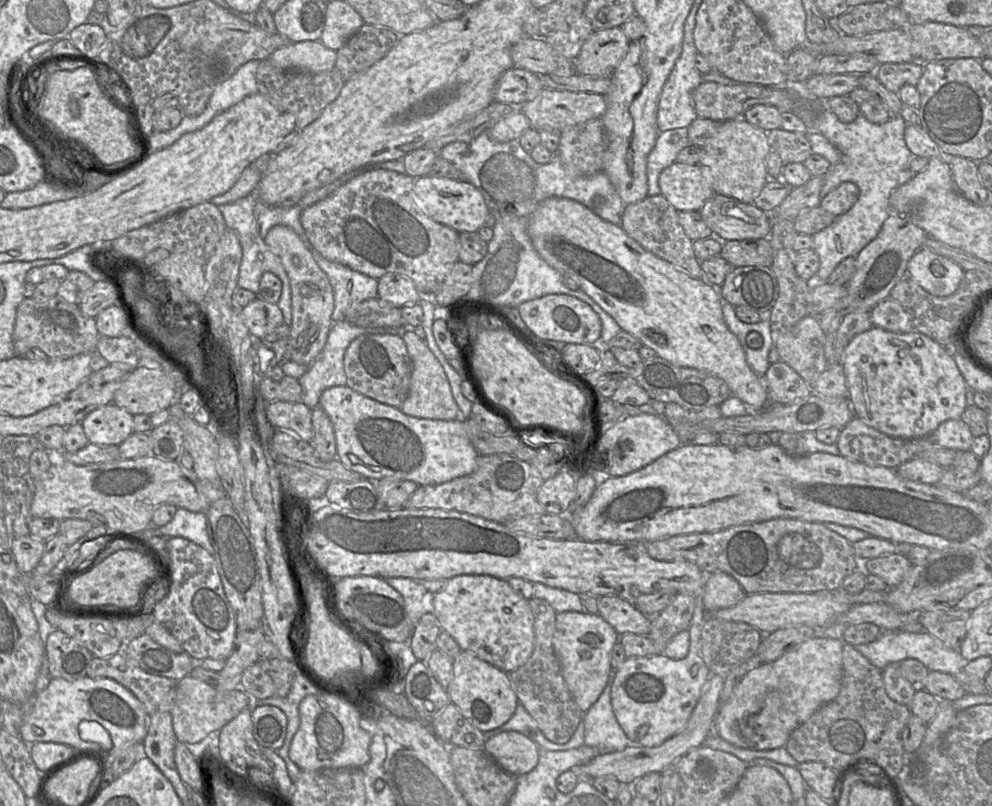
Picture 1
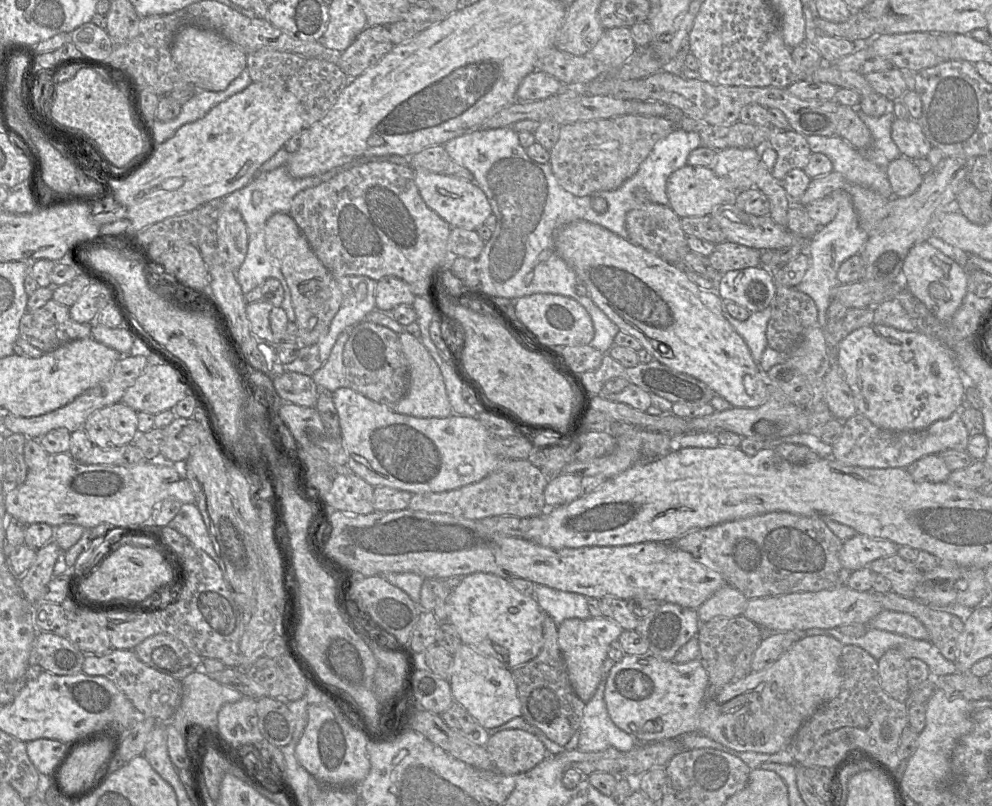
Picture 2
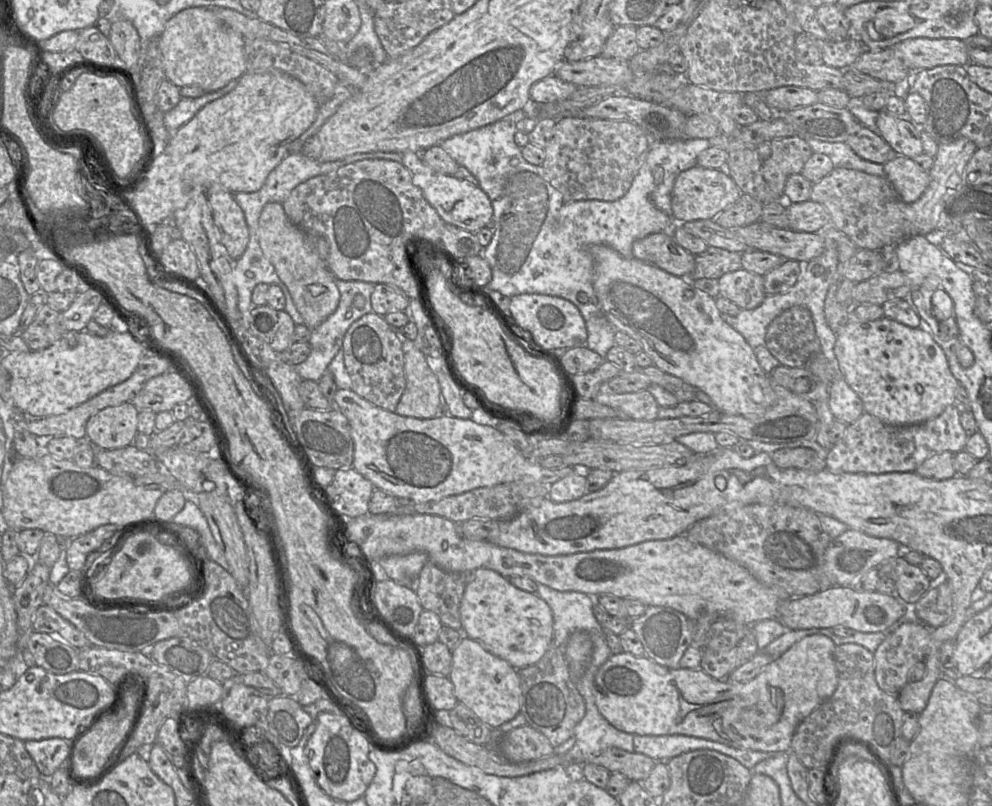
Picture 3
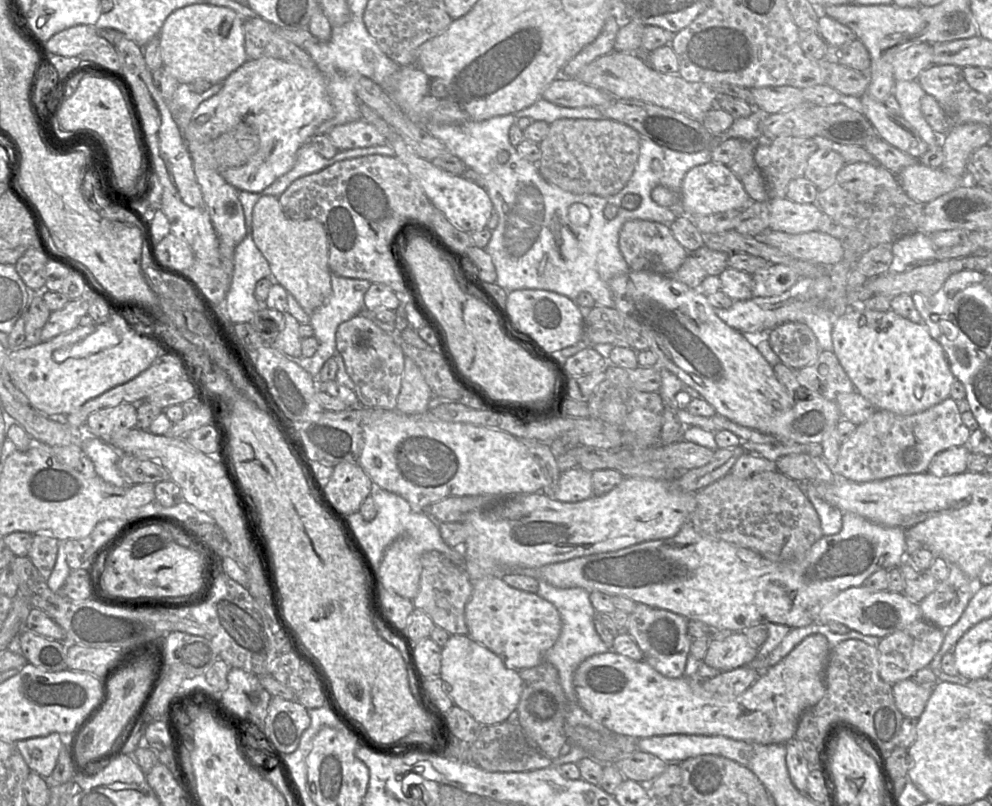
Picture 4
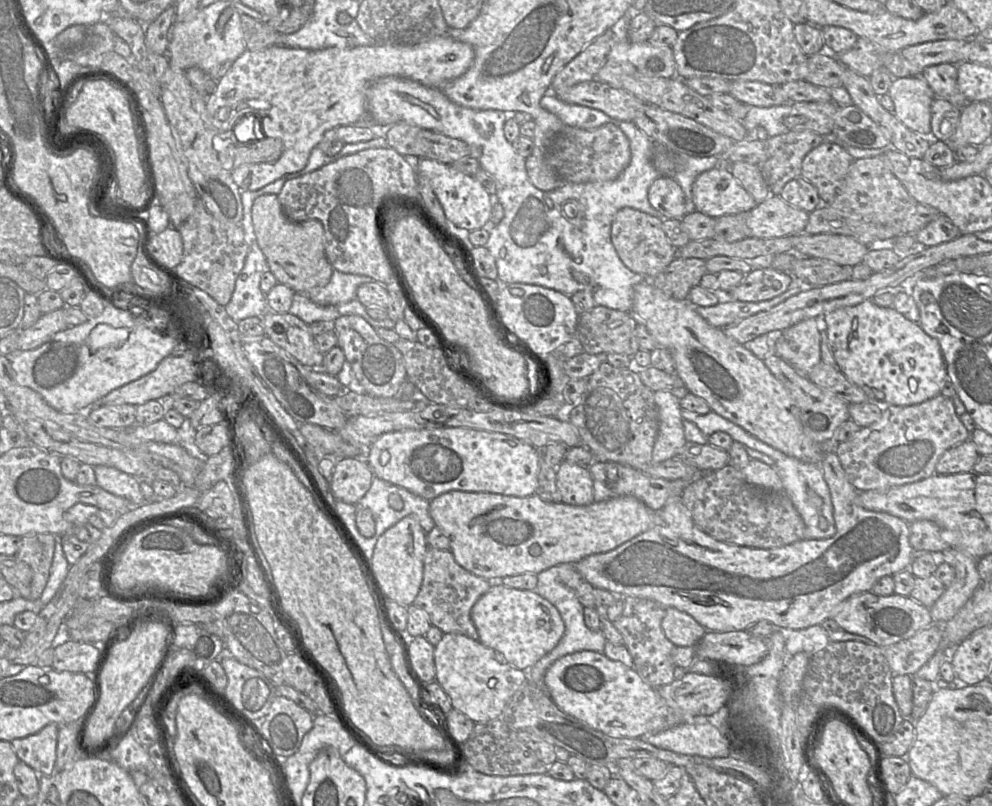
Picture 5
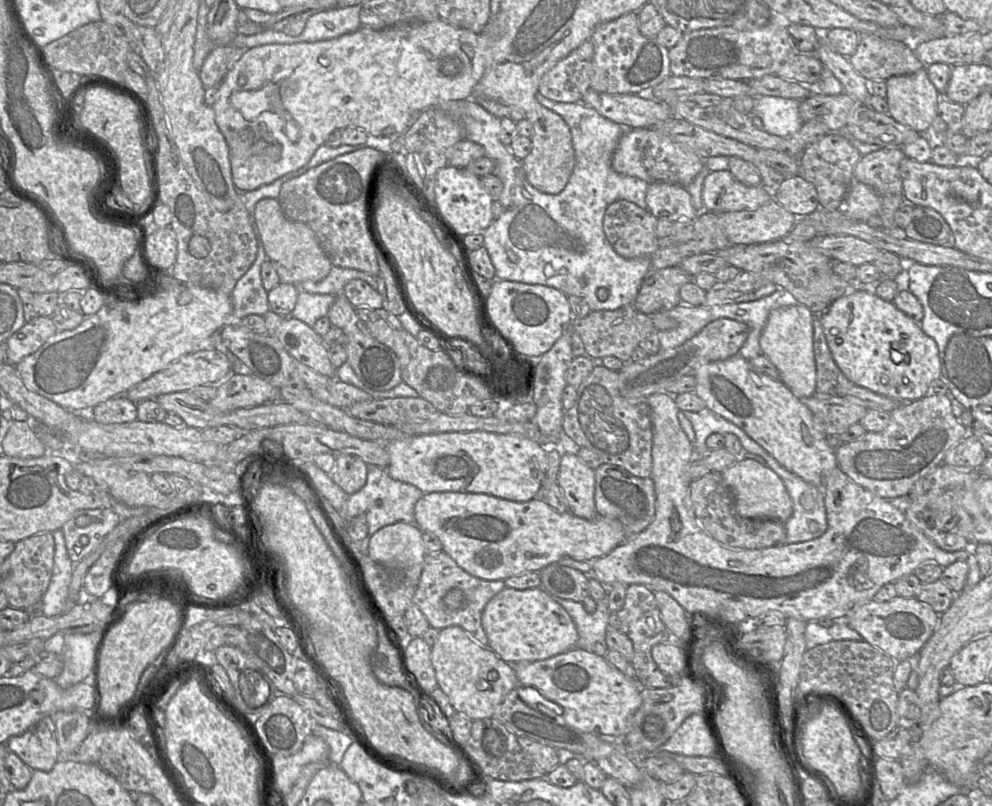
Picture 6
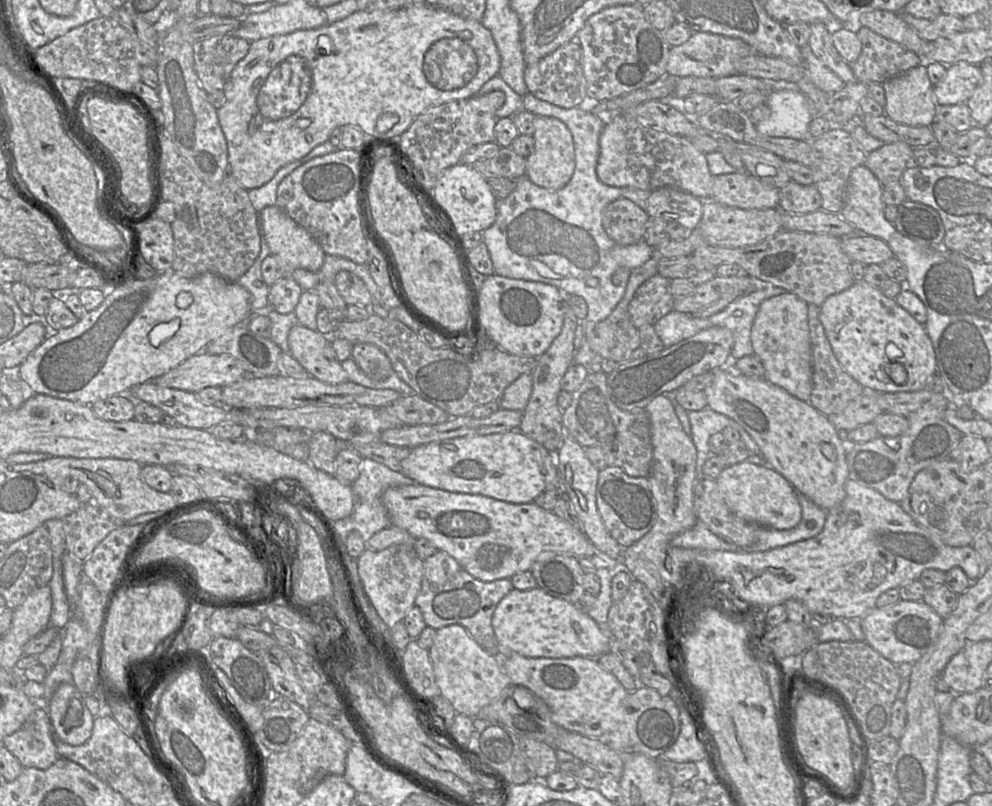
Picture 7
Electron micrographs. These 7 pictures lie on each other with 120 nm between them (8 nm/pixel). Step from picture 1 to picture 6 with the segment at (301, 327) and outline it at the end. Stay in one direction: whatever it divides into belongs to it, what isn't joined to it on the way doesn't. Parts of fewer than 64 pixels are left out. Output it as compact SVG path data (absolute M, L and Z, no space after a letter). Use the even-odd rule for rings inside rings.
M263 198L259 200L254 215L267 259L272 262L281 282L295 285L304 281L318 282L329 274L333 265L321 248L314 231L305 223L288 219L283 213L278 199Z

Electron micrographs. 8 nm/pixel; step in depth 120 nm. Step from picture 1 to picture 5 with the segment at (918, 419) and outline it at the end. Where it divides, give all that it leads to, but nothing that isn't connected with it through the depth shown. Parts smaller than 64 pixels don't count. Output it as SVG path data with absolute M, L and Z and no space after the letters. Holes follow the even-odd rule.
M867 299L823 317L838 369L865 392L868 402L880 407L920 404L940 394L949 380L938 341L893 307L880 307Z

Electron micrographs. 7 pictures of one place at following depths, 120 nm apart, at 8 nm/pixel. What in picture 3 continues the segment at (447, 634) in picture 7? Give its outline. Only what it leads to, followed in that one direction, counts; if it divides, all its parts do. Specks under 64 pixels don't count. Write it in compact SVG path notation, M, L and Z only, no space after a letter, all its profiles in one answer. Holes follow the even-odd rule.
M463 636L452 650L452 667L448 678L453 684L458 702L472 710L492 729L500 727L520 713L521 687L517 670L467 636Z

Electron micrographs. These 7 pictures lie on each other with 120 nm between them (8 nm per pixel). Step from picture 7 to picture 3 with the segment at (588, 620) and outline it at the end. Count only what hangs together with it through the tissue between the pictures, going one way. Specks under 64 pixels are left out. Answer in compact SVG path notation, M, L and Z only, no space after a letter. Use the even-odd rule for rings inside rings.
M494 570L474 571L474 579L466 584L460 603L463 636L479 642L515 669L538 662L553 643L554 618L549 605L537 594L516 588Z

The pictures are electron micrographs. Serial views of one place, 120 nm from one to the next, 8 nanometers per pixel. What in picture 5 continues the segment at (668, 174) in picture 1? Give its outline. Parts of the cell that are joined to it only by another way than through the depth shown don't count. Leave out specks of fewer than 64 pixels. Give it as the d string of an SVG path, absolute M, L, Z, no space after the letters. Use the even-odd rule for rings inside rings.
M714 167L702 172L694 181L692 190L696 210L713 218L747 213L757 204L730 169Z

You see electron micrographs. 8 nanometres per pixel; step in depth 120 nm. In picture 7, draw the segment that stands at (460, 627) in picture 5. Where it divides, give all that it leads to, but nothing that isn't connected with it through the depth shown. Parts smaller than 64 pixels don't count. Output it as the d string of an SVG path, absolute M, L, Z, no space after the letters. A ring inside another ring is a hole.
M444 551L423 560L421 589L415 605L420 608L426 626L439 629L448 625L463 626L470 636L490 655L499 656L492 616L498 603L513 589L510 579L484 582L476 579Z

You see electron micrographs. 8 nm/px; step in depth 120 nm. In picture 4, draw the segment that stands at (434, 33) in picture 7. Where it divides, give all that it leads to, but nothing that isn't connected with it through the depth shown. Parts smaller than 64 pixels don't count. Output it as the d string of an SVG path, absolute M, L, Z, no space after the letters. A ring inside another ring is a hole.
M264 57L247 60L233 71L223 81L222 89L203 101L195 110L189 124L183 129L183 138L186 144L189 141L209 142L232 130L239 123L251 126L260 141L257 151L244 165L225 168L221 175L238 191L259 193L293 168L298 149L315 134L323 122L332 117L333 106L327 94L325 77L317 67L305 68L281 59Z

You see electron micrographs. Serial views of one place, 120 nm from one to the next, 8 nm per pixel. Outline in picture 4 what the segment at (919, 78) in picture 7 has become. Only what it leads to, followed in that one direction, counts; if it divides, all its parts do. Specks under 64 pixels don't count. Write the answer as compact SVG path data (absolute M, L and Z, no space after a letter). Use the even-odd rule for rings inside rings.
M917 80L897 81L893 93L900 106L900 115L918 132L920 138L933 147L941 144L921 112L921 99L926 94Z

